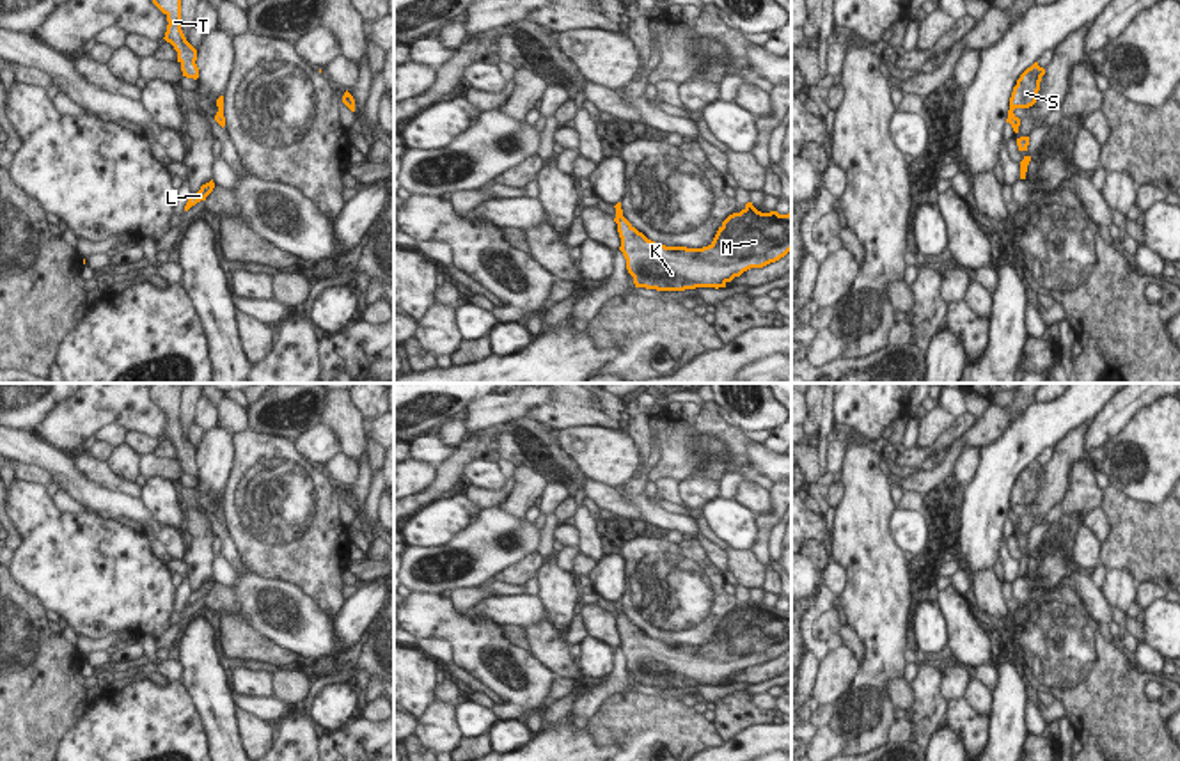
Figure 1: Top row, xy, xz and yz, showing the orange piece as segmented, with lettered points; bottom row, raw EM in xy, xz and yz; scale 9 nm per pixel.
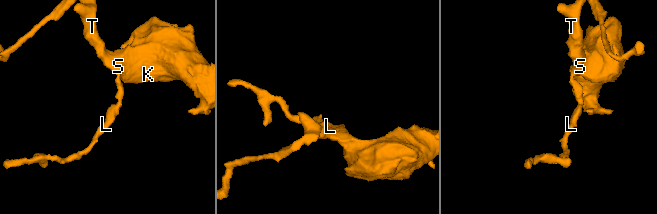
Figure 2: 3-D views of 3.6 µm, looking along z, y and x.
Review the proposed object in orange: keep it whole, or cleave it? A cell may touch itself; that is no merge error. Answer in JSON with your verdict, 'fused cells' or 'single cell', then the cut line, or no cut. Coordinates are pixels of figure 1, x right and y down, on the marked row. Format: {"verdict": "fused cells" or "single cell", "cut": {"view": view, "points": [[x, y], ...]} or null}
{"verdict": "single cell", "cut": null}

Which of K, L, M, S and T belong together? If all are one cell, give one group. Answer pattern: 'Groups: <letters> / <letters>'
Groups: K L M S T

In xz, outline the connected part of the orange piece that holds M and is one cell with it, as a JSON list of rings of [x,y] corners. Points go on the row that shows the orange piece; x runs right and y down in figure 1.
[[[621,202],[616,206],[619,250],[626,259],[626,270],[633,277],[635,287],[657,291],[685,291],[696,287],[726,287],[735,277],[751,268],[763,268],[779,261],[791,250],[791,213],[761,213],[747,202],[740,213],[729,215],[719,227],[713,241],[703,248],[665,247],[648,239],[625,216]]]

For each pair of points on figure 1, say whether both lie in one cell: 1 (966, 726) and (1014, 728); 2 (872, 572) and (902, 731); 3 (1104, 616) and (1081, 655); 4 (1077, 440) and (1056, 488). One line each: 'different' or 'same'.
1: different
2: different
3: different
4: same

